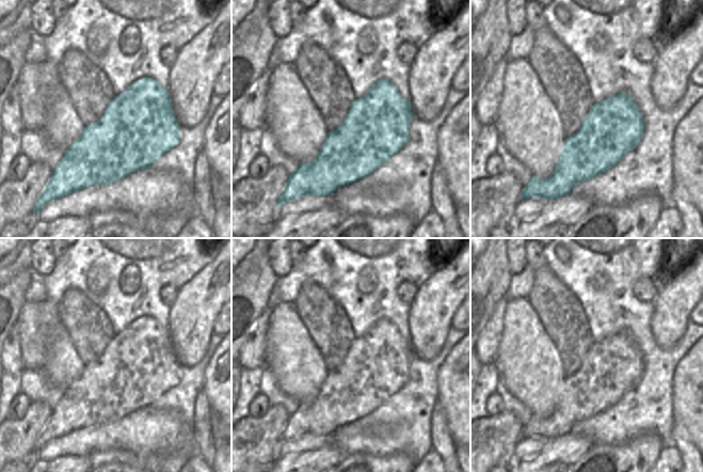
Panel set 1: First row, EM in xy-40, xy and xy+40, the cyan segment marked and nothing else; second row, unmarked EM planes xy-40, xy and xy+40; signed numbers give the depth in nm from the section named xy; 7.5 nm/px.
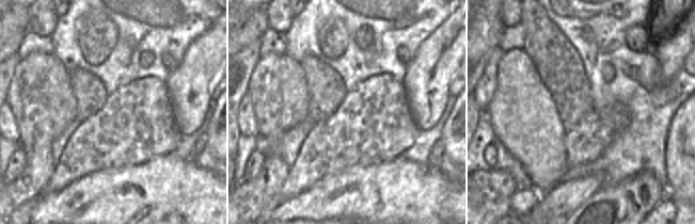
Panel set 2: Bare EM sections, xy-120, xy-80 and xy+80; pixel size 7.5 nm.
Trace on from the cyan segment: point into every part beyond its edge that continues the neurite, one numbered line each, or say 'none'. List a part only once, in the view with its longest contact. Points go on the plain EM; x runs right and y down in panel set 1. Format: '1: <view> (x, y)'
none

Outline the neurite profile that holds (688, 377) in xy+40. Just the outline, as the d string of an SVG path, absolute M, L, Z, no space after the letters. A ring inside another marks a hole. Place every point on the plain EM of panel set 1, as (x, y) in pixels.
M703 336L675 367L673 422L686 431L703 457Z

